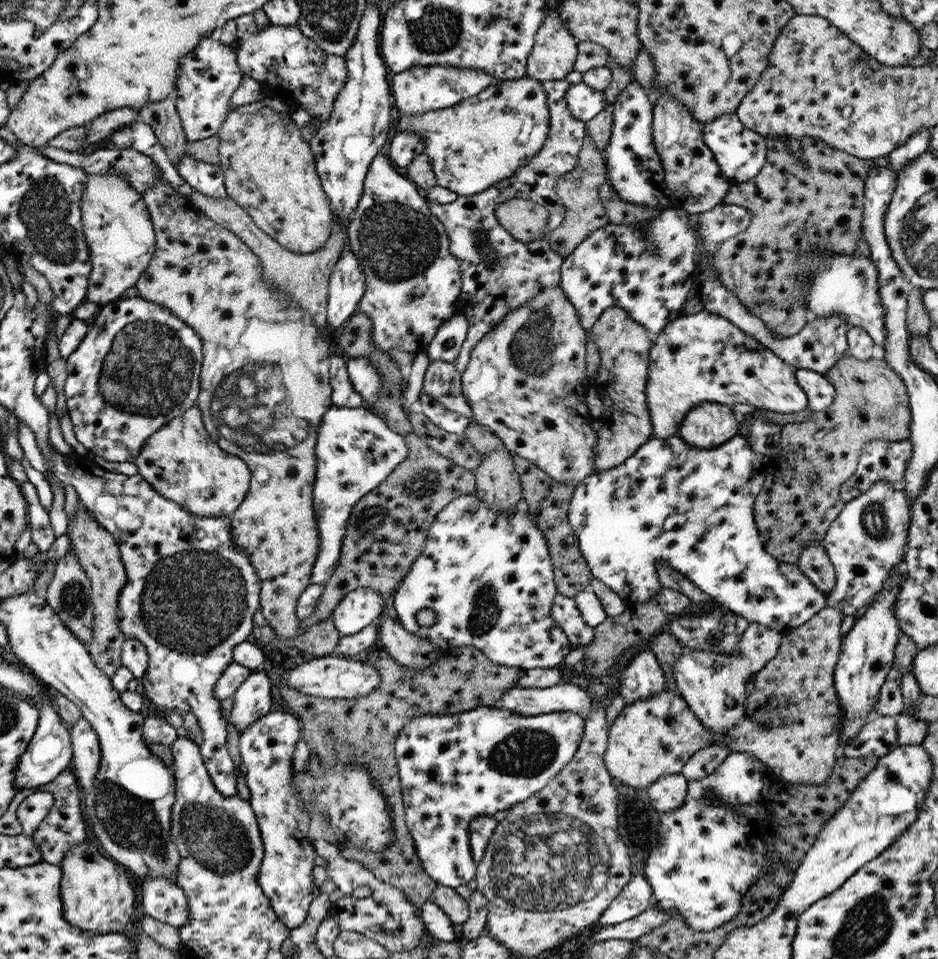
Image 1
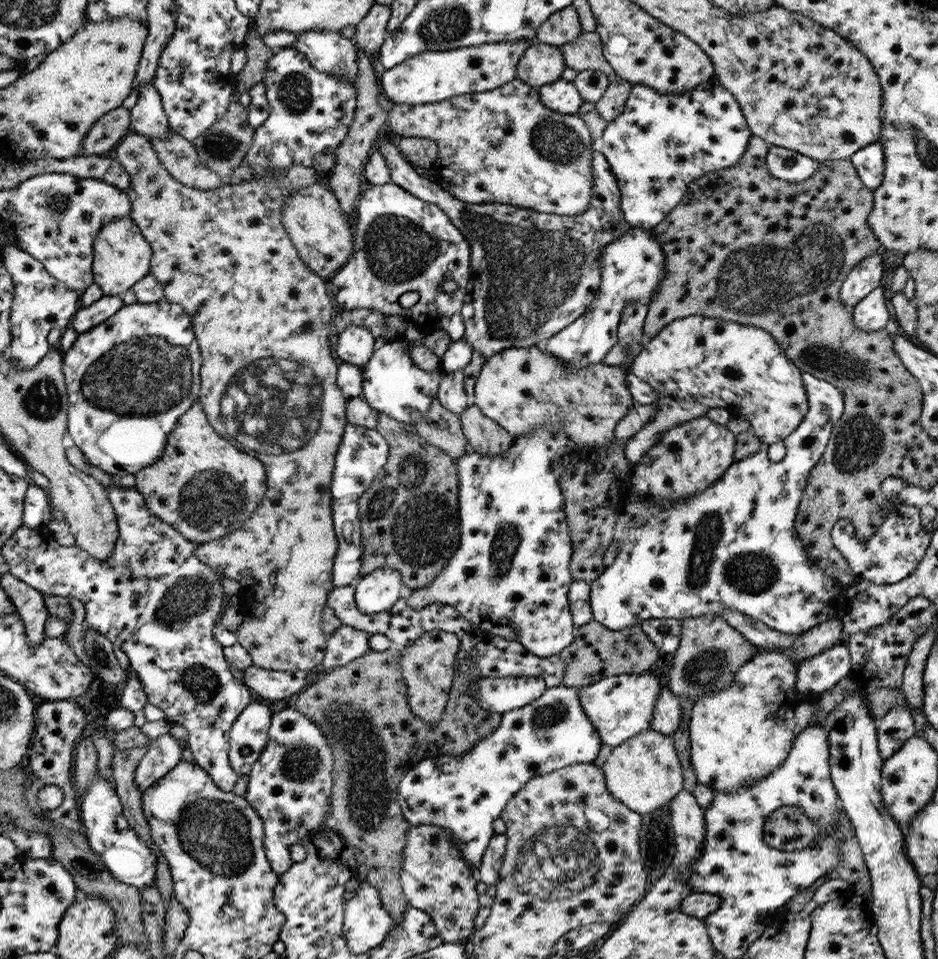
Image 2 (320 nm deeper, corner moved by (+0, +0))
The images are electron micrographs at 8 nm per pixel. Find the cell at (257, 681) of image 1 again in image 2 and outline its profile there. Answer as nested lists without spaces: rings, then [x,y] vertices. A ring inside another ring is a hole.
[[[262,702],[249,704],[231,728],[231,766],[239,775],[249,774],[269,740],[272,712]]]

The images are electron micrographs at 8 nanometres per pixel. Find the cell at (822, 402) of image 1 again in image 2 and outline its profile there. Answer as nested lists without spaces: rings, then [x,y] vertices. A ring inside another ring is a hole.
[[[802,373],[802,381],[804,381],[804,388],[806,389],[807,400],[809,410],[804,415],[802,422],[796,427],[794,432],[791,432],[786,438],[782,439],[786,448],[785,457],[778,461],[772,462],[768,459],[768,447],[769,444],[762,443],[760,450],[742,460],[735,460],[728,468],[728,471],[716,481],[711,484],[706,490],[695,494],[692,500],[688,502],[680,502],[680,504],[674,504],[672,508],[672,502],[666,502],[667,498],[659,497],[659,500],[641,500],[639,496],[635,496],[631,492],[630,486],[626,483],[623,485],[623,492],[621,501],[619,502],[619,508],[617,509],[617,523],[614,529],[613,540],[619,542],[620,550],[616,560],[613,560],[612,564],[605,567],[603,573],[594,581],[590,582],[590,606],[593,614],[593,619],[601,622],[604,626],[610,630],[622,630],[629,626],[637,626],[641,624],[643,620],[648,619],[664,619],[674,618],[678,620],[692,619],[692,617],[698,617],[702,615],[720,616],[720,613],[724,611],[724,608],[728,610],[736,610],[750,618],[762,621],[764,624],[779,630],[784,634],[801,634],[807,630],[812,630],[815,626],[830,620],[833,615],[841,614],[843,606],[843,595],[841,593],[841,583],[834,577],[828,576],[816,563],[815,560],[809,559],[806,554],[803,542],[796,536],[797,510],[799,502],[801,501],[802,491],[805,487],[806,481],[810,474],[810,470],[816,466],[815,464],[820,460],[822,453],[825,451],[826,445],[831,437],[834,425],[841,419],[845,408],[843,394],[830,382],[821,380],[819,377],[813,376],[811,373]],[[640,520],[646,520],[644,528],[640,526]],[[688,528],[688,532],[686,532]]]

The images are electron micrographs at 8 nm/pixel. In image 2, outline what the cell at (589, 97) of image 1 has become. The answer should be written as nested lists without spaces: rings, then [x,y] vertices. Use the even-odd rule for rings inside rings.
[[[558,79],[537,89],[540,102],[546,108],[566,114],[581,114],[578,109],[584,100],[573,82]]]

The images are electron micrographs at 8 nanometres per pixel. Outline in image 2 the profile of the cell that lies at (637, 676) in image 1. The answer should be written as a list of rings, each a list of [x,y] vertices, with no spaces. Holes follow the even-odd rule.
[[[661,685],[651,720],[651,729],[666,736],[673,736],[681,725],[681,700],[674,696],[667,686]]]

